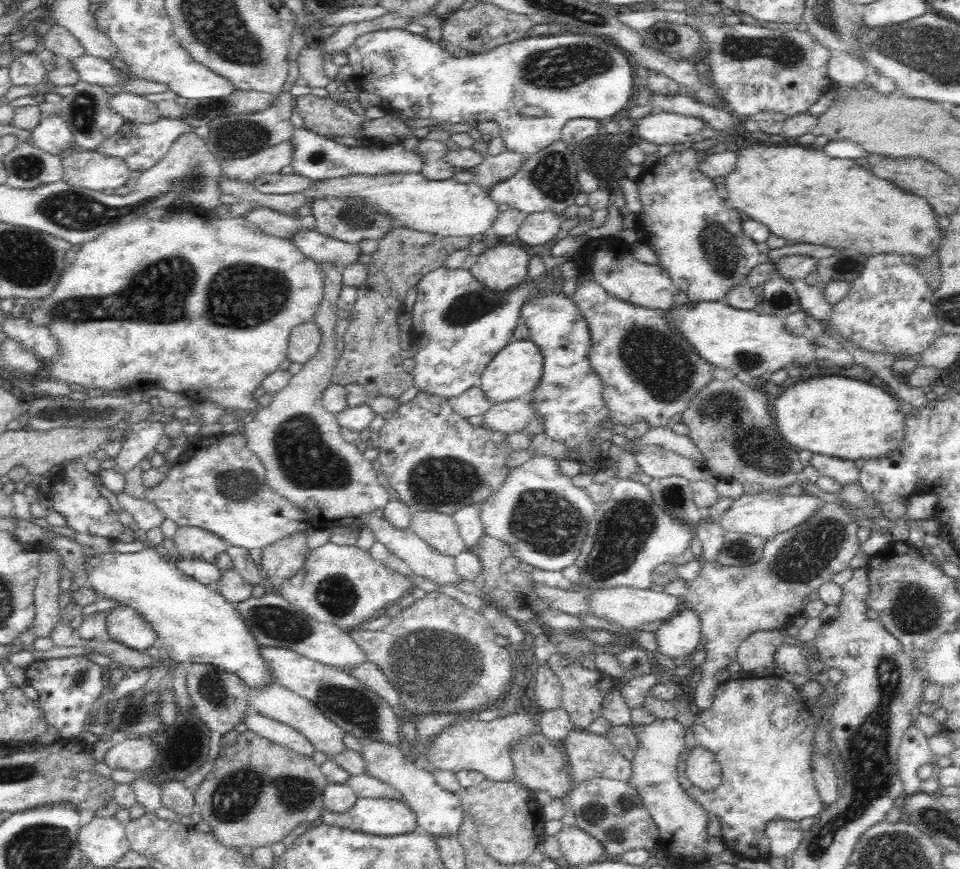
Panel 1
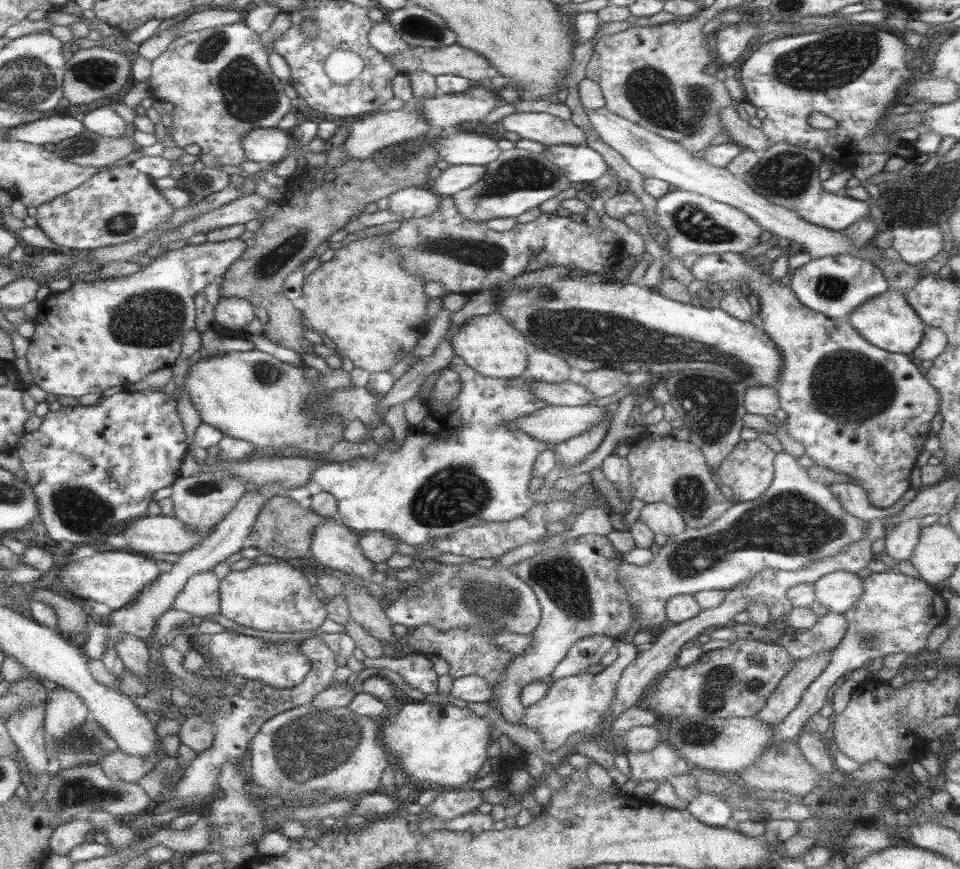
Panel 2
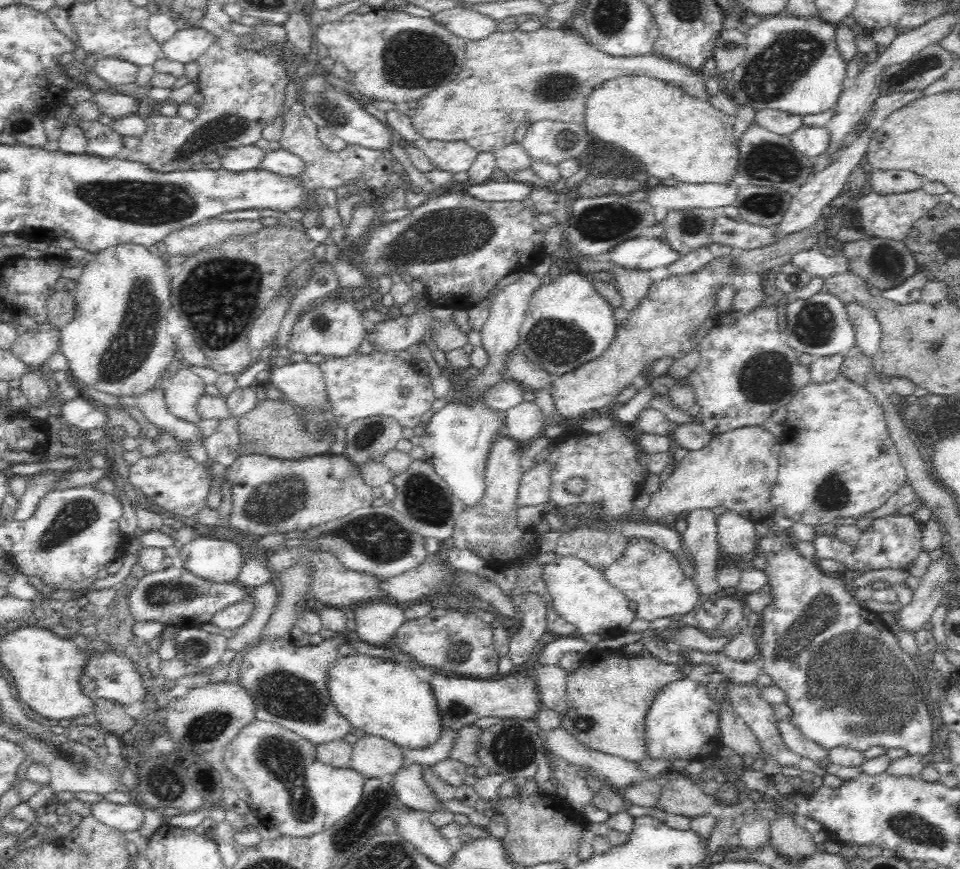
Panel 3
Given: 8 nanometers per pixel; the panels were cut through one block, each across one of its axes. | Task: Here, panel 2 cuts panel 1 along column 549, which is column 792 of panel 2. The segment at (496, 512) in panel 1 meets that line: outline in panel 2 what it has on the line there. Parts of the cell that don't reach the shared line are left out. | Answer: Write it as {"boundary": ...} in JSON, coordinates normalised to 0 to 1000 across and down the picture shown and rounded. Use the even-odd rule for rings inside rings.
{"boundary":[[[811,520],[805,529],[805,555],[801,562],[782,578],[764,580],[753,594],[749,594],[743,603],[734,608],[716,608],[714,612],[695,619],[695,624],[686,631],[686,635],[674,647],[672,651],[659,651],[647,647],[643,654],[647,674],[653,679],[655,695],[666,707],[666,723],[680,723],[693,713],[693,697],[695,690],[701,686],[722,686],[732,679],[761,679],[764,674],[784,665],[789,658],[797,654],[807,656],[830,656],[845,644],[855,644],[861,640],[870,640],[882,628],[899,624],[903,603],[882,587],[878,587],[878,575],[868,571],[864,559],[853,557],[851,552],[843,550],[843,541],[832,536],[832,529]]]}

